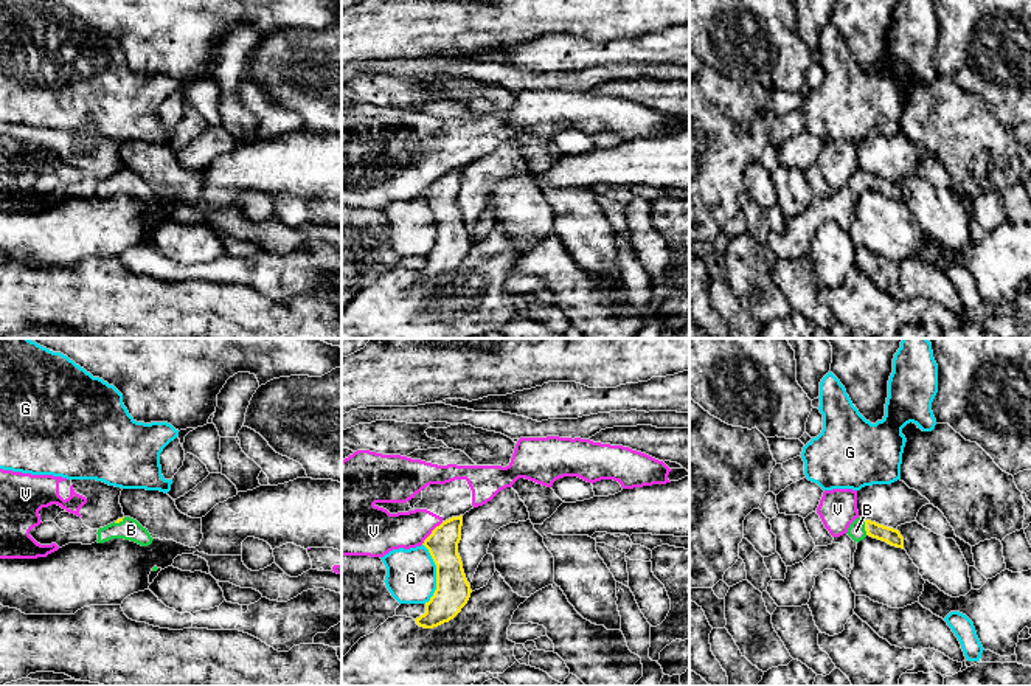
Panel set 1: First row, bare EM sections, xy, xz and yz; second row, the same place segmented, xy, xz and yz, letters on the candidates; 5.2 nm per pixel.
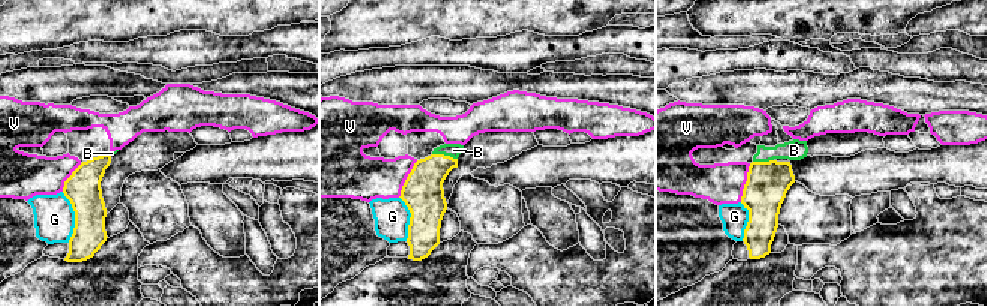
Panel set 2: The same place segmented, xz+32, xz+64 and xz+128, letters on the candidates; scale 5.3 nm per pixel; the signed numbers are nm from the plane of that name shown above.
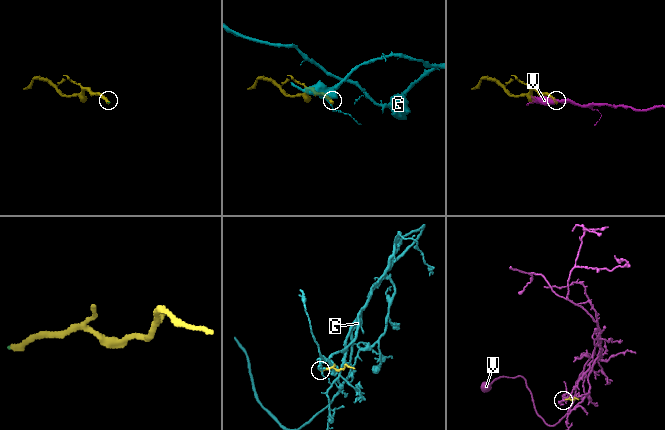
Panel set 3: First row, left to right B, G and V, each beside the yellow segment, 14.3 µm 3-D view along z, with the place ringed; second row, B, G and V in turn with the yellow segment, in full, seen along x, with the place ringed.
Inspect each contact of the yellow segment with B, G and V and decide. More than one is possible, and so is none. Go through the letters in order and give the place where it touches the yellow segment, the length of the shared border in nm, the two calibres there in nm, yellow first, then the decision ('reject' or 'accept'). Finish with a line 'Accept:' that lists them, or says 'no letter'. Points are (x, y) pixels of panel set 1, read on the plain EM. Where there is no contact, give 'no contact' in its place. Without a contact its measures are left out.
B: yz (865, 180) | 80 nm | 90/90 nm | accept
G: xz (437, 225) | 320 nm | 180/260 nm | reject
V: xz (432, 185) | 170 nm | 160/200 nm | reject
Accept: B

